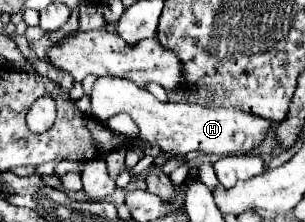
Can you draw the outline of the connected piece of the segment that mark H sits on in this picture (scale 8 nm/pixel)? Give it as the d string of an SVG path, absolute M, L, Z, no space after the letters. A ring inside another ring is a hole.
M97 78L91 90L91 106L93 116L101 122L107 122L119 112L127 112L141 128L143 140L173 154L187 154L193 150L217 156L247 154L265 138L271 126L271 122L239 108L205 108L185 102L159 102L151 92L139 90L133 82L121 78Z

